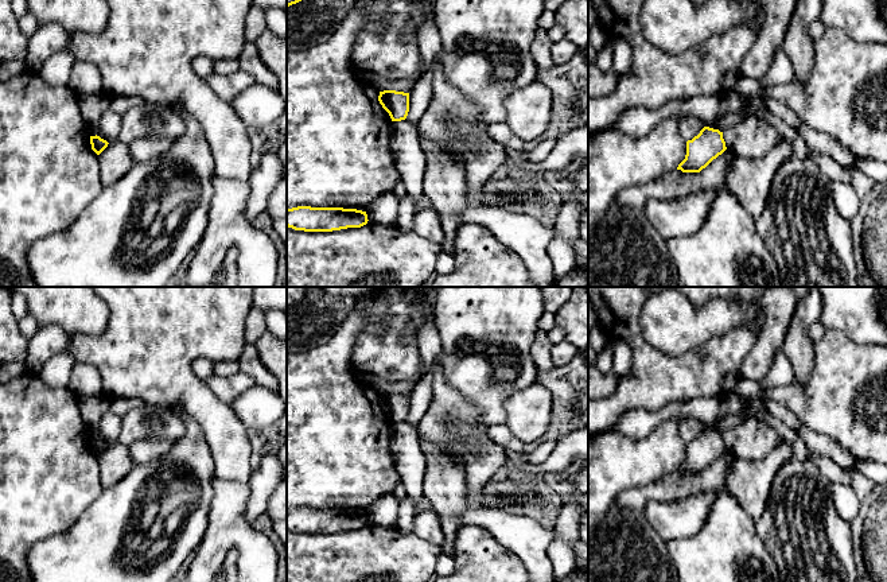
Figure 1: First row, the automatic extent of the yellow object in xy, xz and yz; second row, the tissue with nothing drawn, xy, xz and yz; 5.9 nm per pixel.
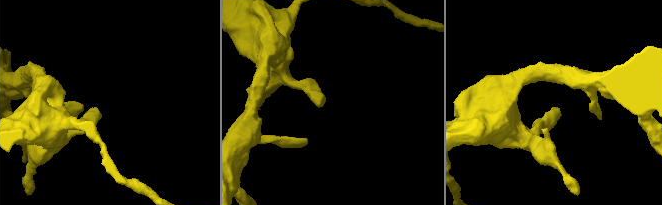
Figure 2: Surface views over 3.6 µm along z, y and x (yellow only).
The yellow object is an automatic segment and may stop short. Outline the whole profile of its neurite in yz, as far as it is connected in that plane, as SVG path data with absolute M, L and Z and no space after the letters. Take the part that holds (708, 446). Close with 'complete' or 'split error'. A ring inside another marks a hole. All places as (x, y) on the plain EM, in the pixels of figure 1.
M704 428L697 438L686 443L686 457L677 472L682 474L700 474L725 451L723 434Z; complete

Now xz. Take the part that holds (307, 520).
M297 508L287 511L287 528L304 534L332 534L367 525L366 513L343 509Z; complete

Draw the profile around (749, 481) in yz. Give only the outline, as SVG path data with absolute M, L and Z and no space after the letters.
M789 442L759 459L736 457L721 488L674 503L651 500L643 513L665 542L689 538L703 529L715 500L724 493L734 496L750 517L758 521L765 513L777 472L793 458Z

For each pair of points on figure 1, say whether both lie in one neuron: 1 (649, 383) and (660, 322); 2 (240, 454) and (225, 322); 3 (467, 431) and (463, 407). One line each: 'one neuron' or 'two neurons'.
1: two neurons
2: one neuron
3: two neurons

